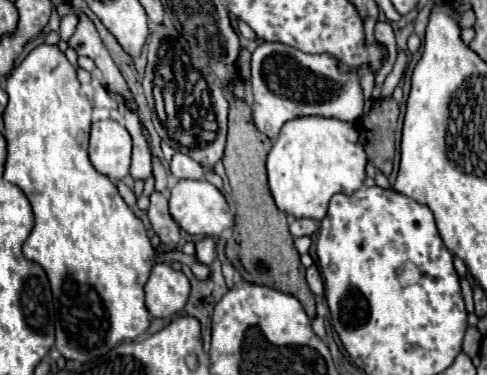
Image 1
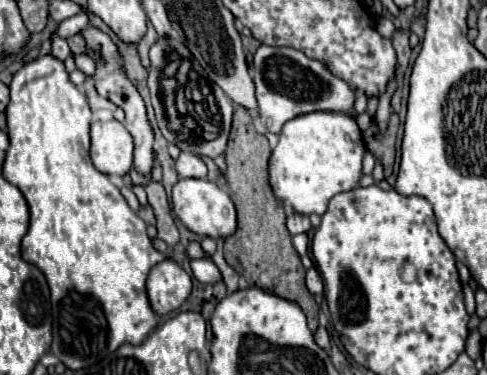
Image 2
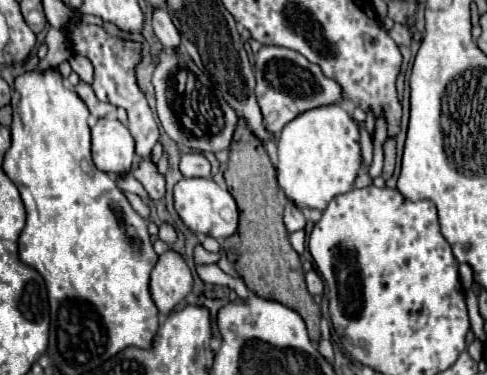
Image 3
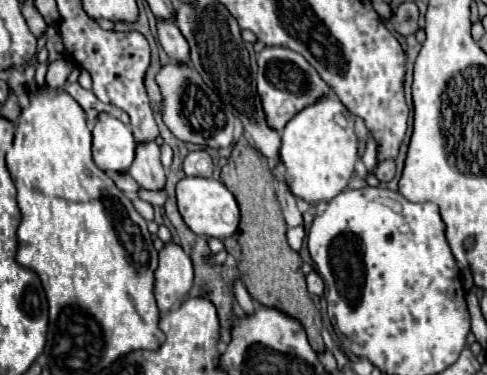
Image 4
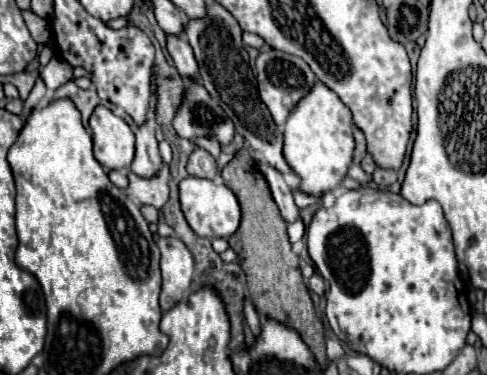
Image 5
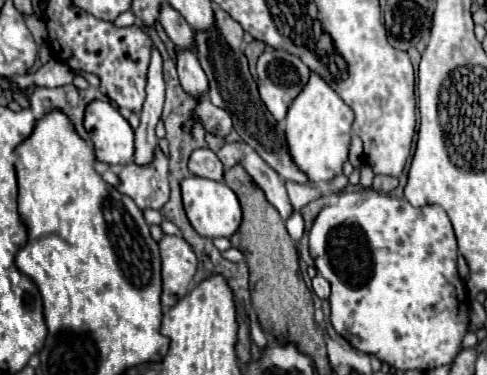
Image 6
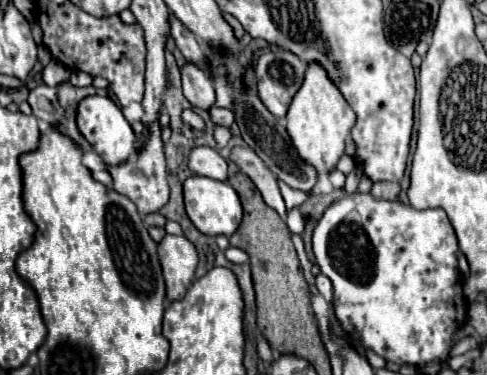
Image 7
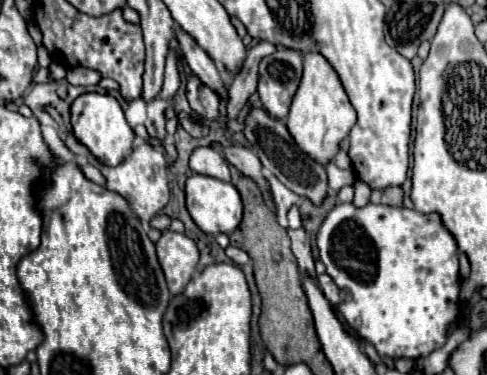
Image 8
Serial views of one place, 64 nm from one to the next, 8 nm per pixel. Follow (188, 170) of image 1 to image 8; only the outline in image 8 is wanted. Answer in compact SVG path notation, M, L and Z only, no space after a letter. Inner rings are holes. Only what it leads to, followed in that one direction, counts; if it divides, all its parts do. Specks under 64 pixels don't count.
M196 148L190 156L190 168L196 174L204 174L204 176L230 182L228 162L214 148Z

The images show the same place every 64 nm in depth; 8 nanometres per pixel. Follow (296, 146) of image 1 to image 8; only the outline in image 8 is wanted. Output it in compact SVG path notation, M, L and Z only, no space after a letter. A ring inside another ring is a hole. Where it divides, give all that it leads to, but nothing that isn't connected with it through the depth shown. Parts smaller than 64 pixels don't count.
M306 52L302 58L304 58L304 72L302 72L302 80L296 90L296 96L292 100L292 106L290 106L286 126L292 138L296 140L296 144L310 158L326 164L338 152L340 140L346 138L350 128L356 124L356 112L332 64L328 64L328 60L320 56L320 52Z

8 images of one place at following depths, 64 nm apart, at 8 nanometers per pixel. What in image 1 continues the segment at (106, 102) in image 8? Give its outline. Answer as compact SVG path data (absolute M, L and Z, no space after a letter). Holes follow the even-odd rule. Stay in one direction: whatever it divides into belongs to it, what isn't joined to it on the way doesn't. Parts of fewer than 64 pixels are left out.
M116 120L92 124L90 132L90 162L110 180L122 180L130 172L132 138Z

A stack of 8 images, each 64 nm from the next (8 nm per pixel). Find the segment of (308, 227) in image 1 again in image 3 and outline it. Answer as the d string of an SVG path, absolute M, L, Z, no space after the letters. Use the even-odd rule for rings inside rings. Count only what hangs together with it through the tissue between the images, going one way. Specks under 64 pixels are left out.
M286 200L286 208L284 208L284 224L286 224L288 232L300 230L300 228L304 228L304 224L306 224L306 218L304 218L304 214L300 212L300 208L298 208L294 202L290 202L290 200Z

